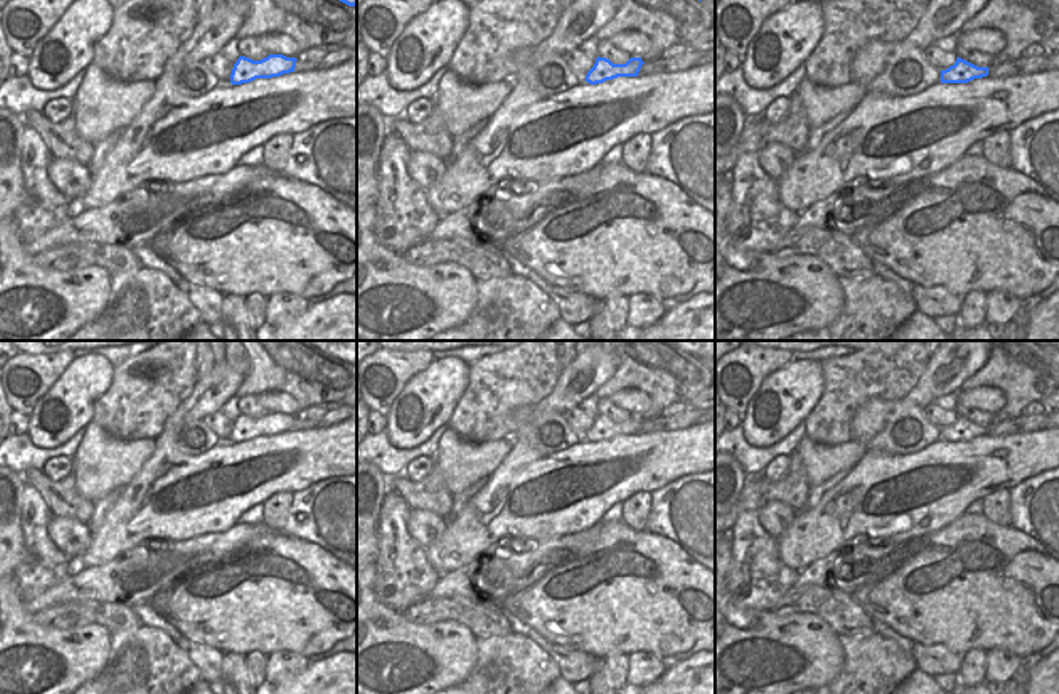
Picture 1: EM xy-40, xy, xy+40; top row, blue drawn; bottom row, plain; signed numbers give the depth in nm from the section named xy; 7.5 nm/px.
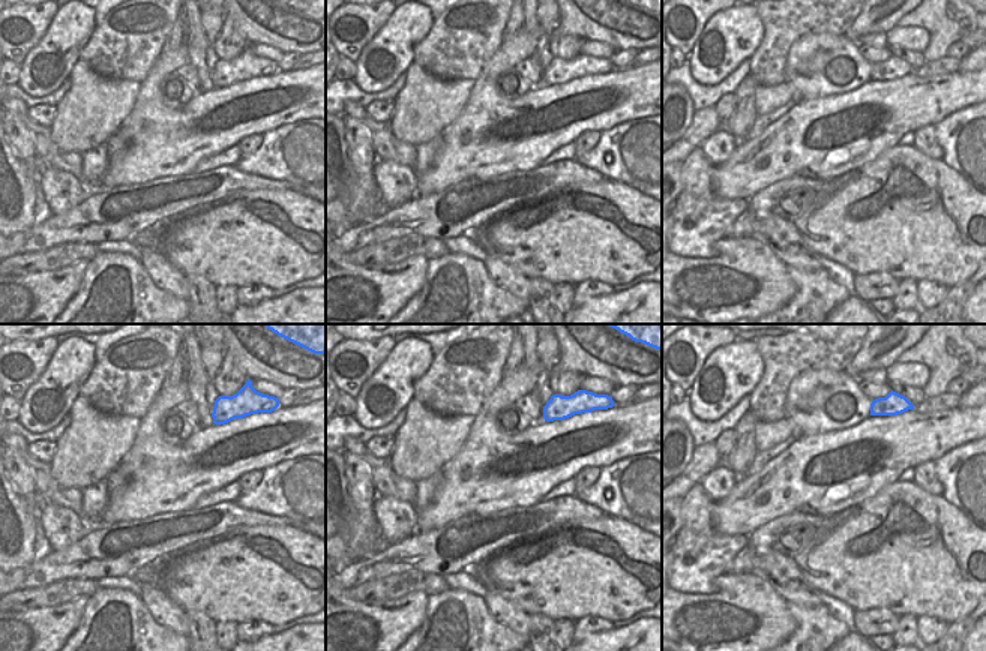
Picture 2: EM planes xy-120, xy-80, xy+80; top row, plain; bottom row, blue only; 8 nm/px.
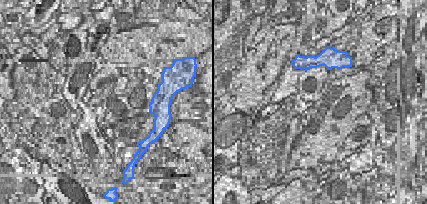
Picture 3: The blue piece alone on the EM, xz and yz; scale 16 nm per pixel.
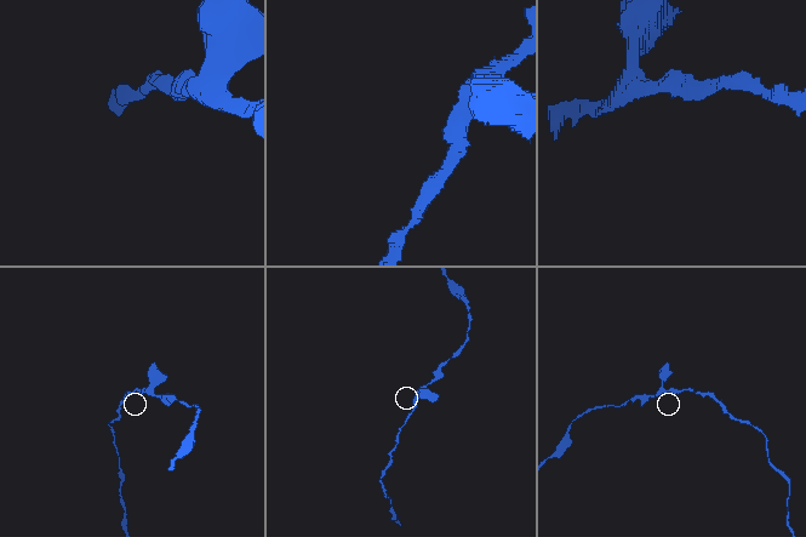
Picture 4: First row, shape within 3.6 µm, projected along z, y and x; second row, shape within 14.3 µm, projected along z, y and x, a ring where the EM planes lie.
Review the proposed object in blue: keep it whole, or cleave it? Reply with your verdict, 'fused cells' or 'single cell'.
single cell

